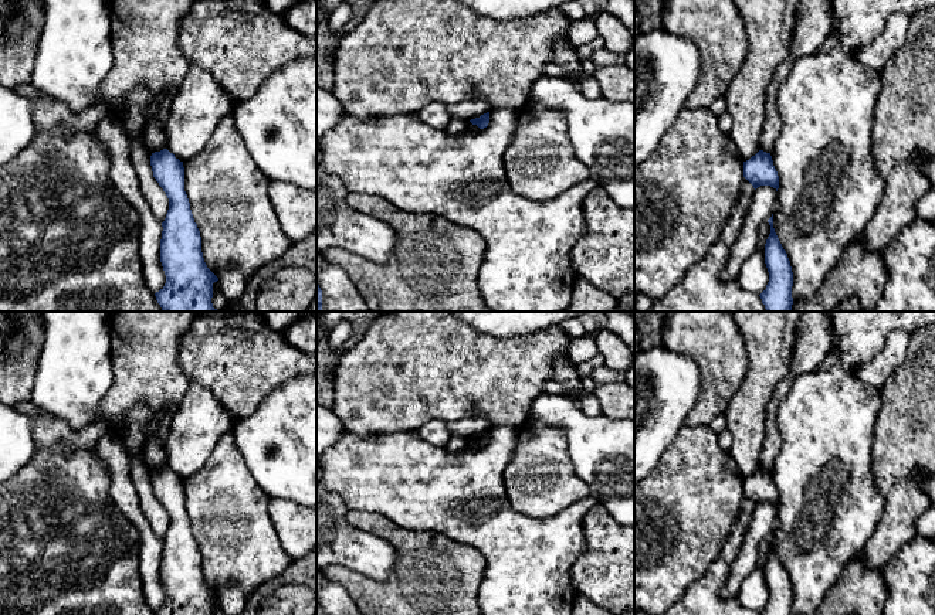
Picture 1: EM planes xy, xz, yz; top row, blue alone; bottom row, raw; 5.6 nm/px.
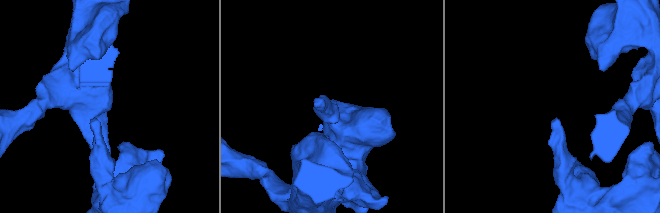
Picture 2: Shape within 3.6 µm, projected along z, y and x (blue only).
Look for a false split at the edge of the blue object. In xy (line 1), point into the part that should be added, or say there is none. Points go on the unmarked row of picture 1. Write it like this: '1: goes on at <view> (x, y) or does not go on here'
1: does not go on here

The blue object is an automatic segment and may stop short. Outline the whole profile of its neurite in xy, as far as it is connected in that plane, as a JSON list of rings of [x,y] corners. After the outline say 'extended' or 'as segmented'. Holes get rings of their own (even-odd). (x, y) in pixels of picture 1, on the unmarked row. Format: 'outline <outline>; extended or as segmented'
outline [[[167,466],[150,473],[153,495],[169,516],[162,540],[160,580],[166,592],[156,615],[213,615],[218,595],[207,585],[201,570],[201,554],[184,509],[183,479]]]; as segmented

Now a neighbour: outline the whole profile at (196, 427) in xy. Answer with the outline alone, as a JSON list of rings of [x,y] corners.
[[[190,383],[169,424],[166,466],[180,479],[192,476],[203,468],[234,421],[206,387]]]

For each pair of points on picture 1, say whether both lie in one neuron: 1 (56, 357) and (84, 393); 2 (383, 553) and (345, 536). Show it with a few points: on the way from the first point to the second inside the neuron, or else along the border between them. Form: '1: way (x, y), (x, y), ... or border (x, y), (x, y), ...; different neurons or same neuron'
1: way (64, 366), (71, 373), (71, 380), (75, 384); same neuron
2: way (373, 553), (361, 551), (355, 546); same neuron

